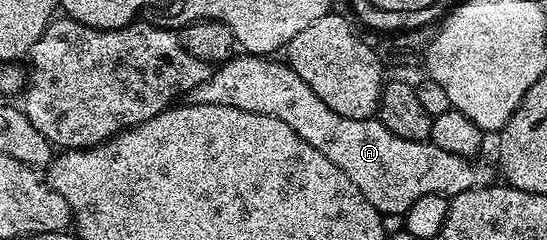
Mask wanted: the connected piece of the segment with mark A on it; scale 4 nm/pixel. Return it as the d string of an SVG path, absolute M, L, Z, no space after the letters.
M235 54L225 64L217 65L209 78L192 89L188 100L191 104L236 106L236 110L280 118L280 122L292 126L304 142L316 146L328 162L336 162L336 166L352 178L356 190L372 202L377 212L387 217L401 217L410 209L412 202L416 202L416 198L424 198L424 194L449 198L464 190L485 188L492 180L489 170L482 164L473 164L476 163L473 159L449 153L431 142L400 138L377 118L344 118L336 114L336 110L328 110L328 106L312 94L312 86L308 86L296 70L278 58Z

